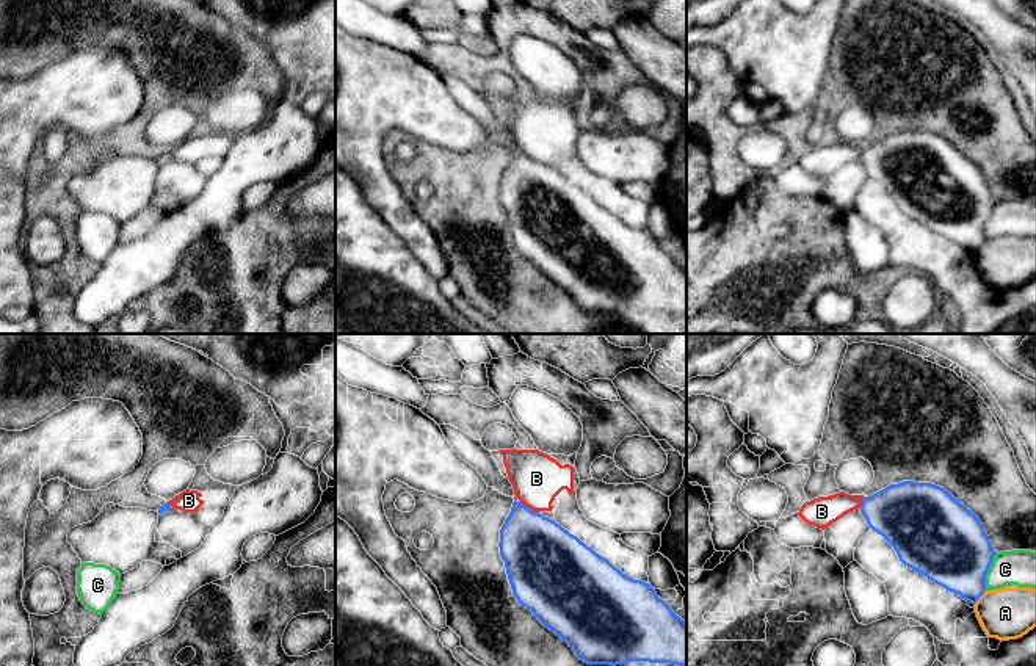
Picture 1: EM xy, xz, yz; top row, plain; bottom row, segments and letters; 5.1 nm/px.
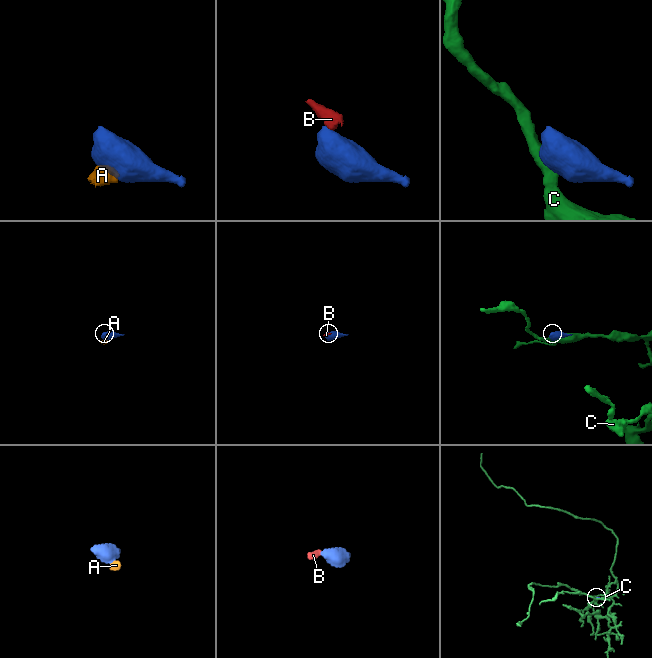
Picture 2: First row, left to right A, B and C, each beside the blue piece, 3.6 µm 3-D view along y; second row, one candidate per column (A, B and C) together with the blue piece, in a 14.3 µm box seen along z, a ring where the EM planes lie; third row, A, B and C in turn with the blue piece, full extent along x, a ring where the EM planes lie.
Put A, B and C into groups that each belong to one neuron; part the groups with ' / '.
A / B / C

